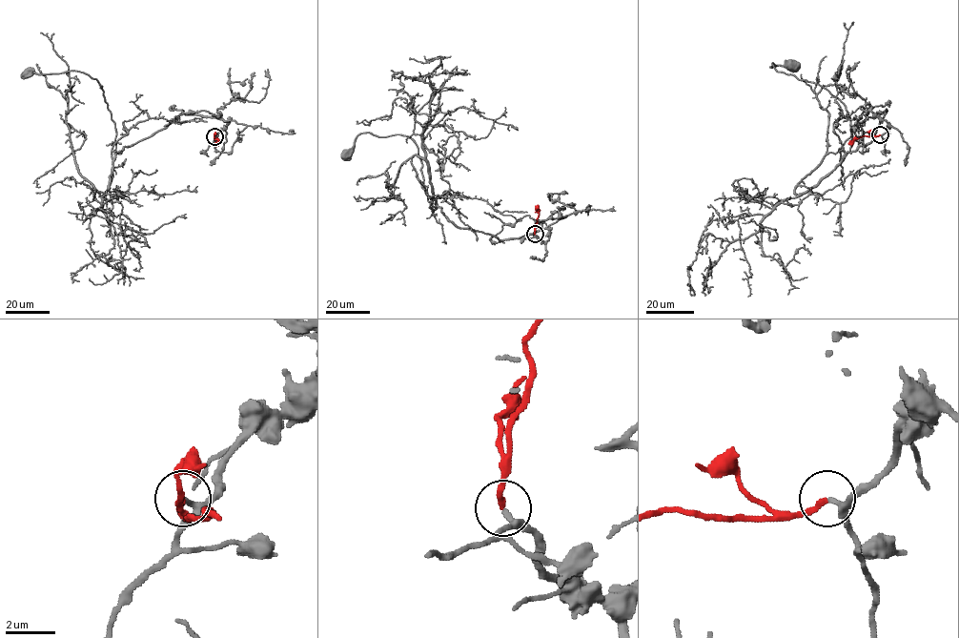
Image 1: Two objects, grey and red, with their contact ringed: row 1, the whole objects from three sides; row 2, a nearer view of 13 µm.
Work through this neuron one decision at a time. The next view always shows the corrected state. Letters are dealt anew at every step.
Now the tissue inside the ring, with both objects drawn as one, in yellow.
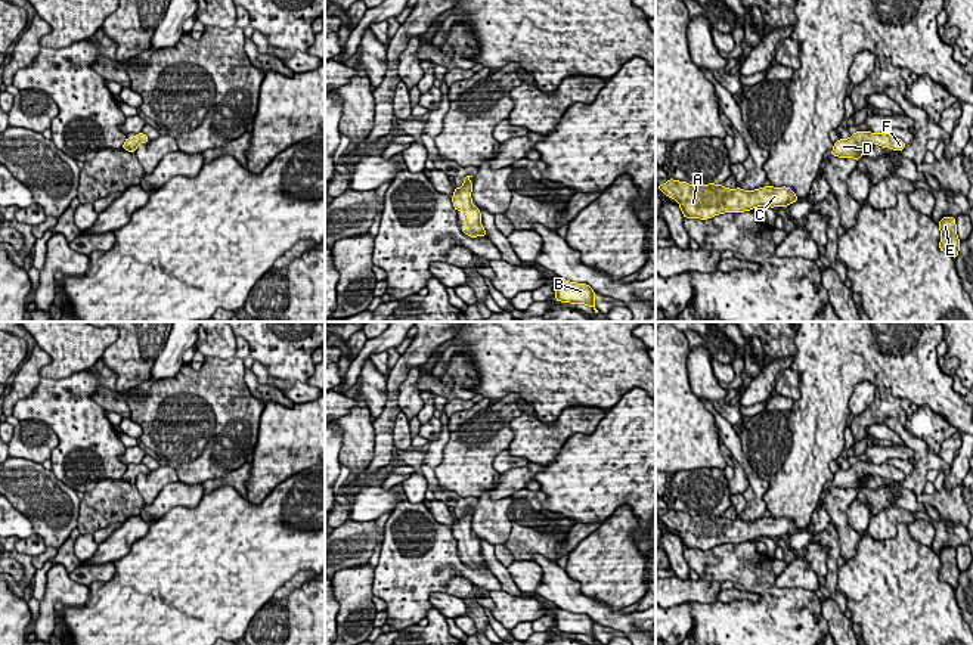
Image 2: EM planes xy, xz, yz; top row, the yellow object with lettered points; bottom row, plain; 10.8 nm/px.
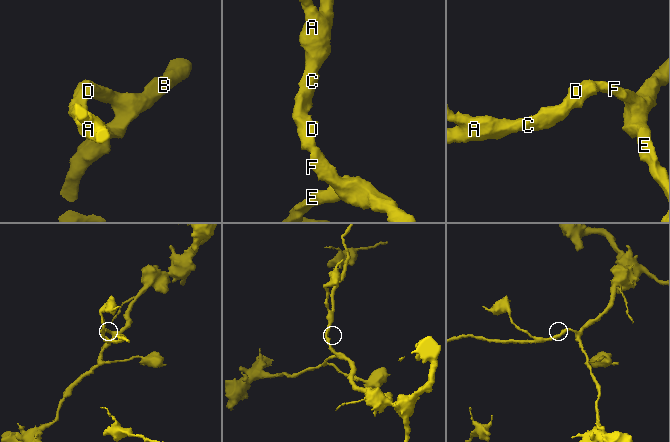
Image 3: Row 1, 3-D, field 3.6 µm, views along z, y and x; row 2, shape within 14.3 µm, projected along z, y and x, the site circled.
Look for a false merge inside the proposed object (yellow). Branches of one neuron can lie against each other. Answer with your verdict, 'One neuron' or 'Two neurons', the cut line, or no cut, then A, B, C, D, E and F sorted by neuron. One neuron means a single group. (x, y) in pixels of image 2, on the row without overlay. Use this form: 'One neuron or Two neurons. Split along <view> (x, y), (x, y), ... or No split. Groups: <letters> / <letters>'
One neuron. No split. Groups: A B C D E F

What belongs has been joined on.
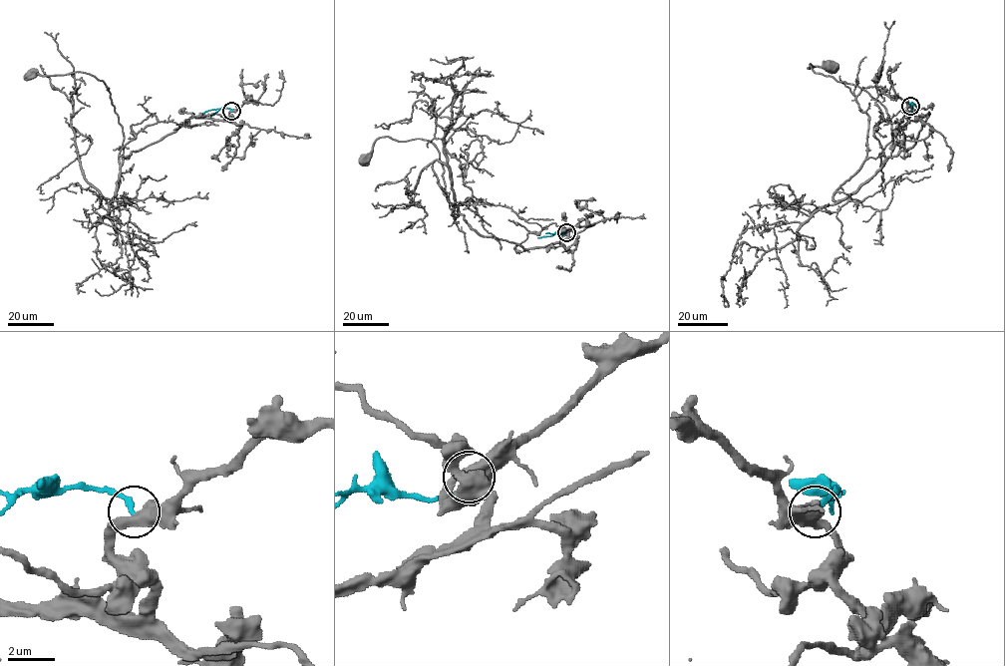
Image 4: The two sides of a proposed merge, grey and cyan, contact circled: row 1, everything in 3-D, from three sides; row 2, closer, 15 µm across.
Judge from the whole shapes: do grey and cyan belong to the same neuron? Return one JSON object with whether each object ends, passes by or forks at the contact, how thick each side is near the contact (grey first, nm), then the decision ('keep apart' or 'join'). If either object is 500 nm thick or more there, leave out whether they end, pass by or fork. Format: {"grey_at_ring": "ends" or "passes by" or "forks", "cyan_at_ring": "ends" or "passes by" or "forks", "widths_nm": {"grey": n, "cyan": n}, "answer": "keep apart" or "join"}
{"widths_nm": {"grey": 500, "cyan": 220}, "answer": "keep apart"}

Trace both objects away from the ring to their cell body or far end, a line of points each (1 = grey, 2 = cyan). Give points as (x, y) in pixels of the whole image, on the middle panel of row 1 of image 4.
1: (566, 232), (558, 241), (526, 248), (476, 232), (450, 207), (440, 153), (429, 141), (379, 137), (364, 159)
2: (566, 232), (537, 237)

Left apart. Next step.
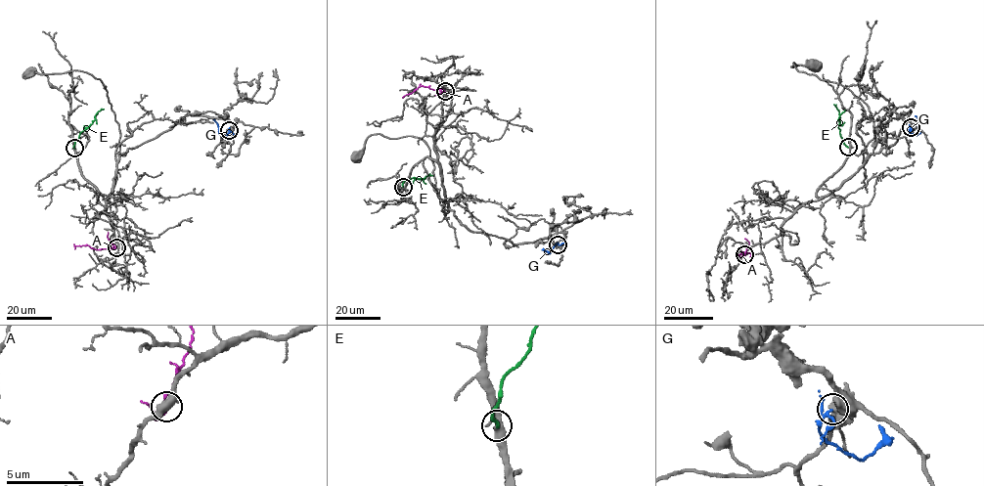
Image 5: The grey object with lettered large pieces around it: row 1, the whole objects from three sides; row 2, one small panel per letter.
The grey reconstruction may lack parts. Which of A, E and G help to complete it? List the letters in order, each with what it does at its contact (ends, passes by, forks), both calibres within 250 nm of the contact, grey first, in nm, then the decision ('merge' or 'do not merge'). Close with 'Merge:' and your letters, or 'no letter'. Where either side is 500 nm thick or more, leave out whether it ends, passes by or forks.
A: it forks; calibres 260 and 110 nm; merge
E: it ends; calibres 320 and 200 nm; merge
G: calibres 500 and 130 nm; do not merge
Merge: A, E

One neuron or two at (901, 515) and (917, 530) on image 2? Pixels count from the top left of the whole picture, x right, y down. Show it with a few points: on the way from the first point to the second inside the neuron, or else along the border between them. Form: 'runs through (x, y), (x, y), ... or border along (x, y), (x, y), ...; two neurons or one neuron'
border along (914, 518), (908, 524); two neurons

